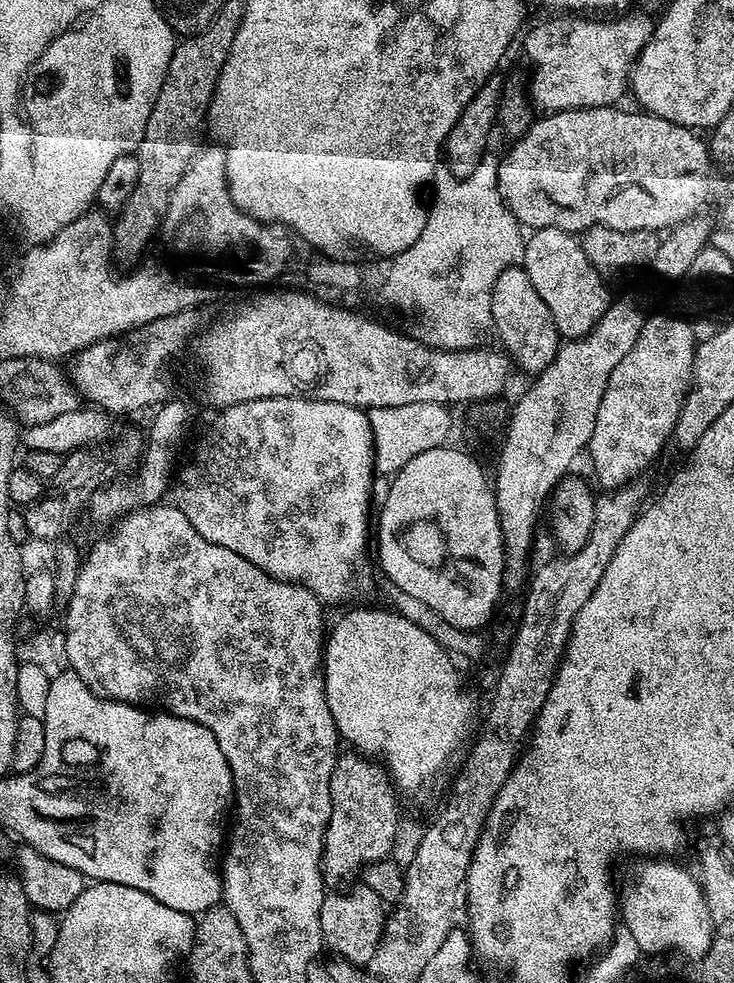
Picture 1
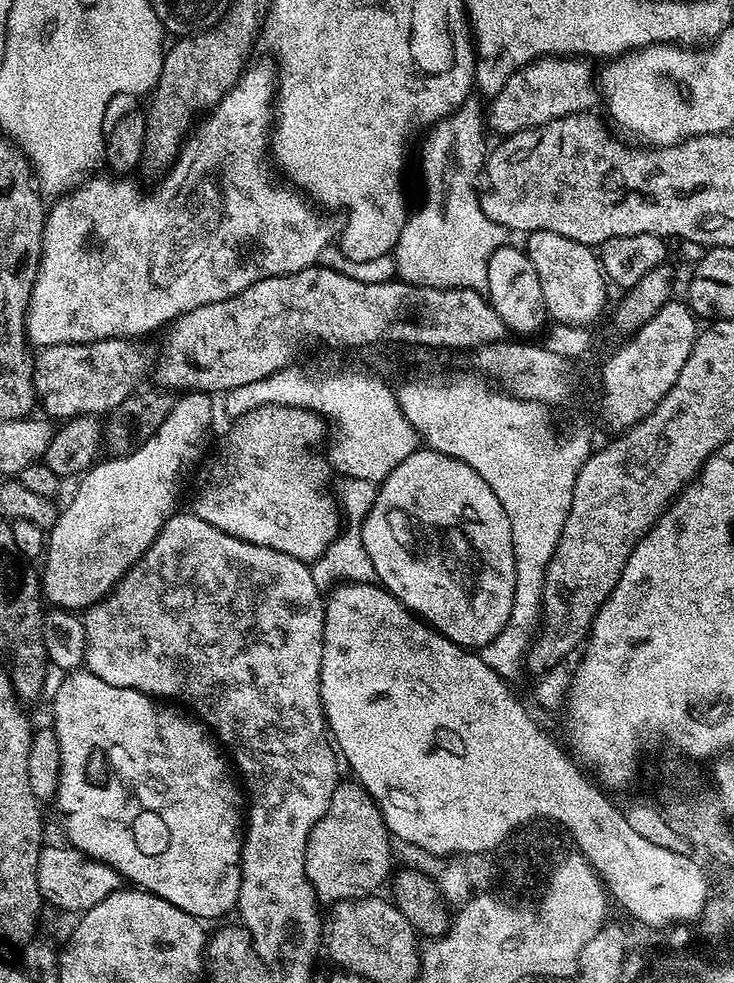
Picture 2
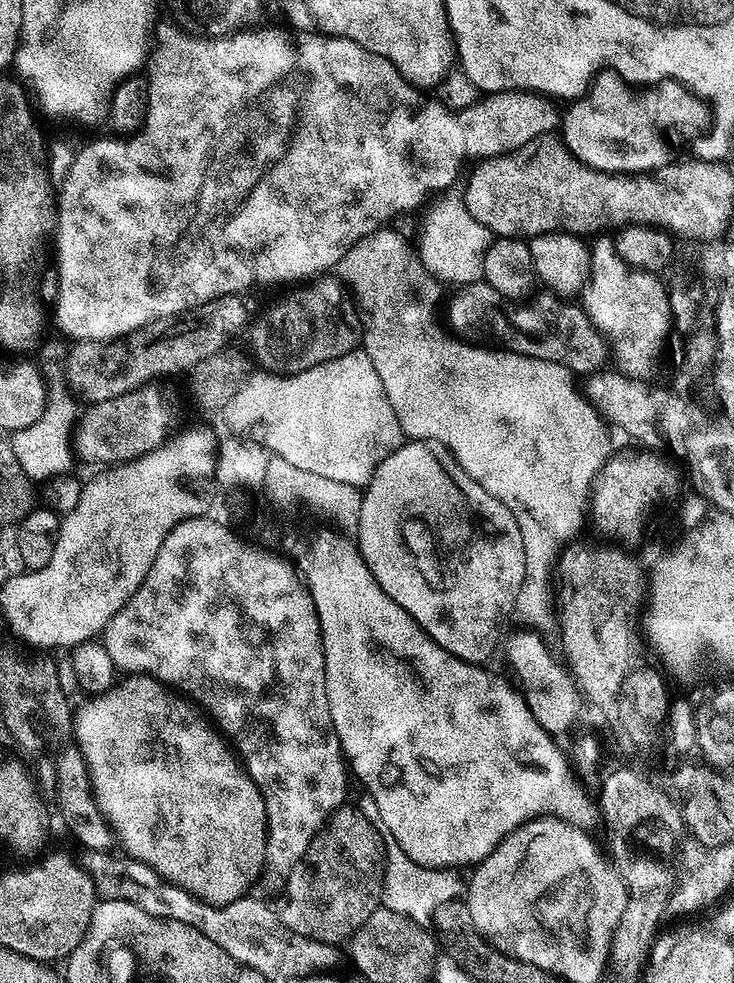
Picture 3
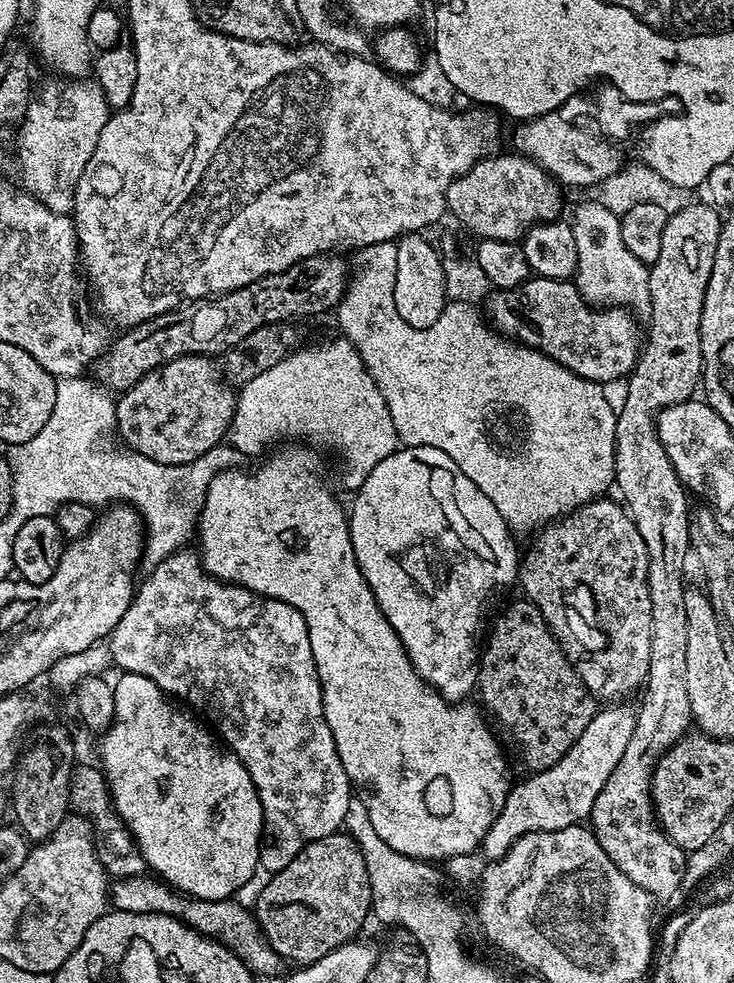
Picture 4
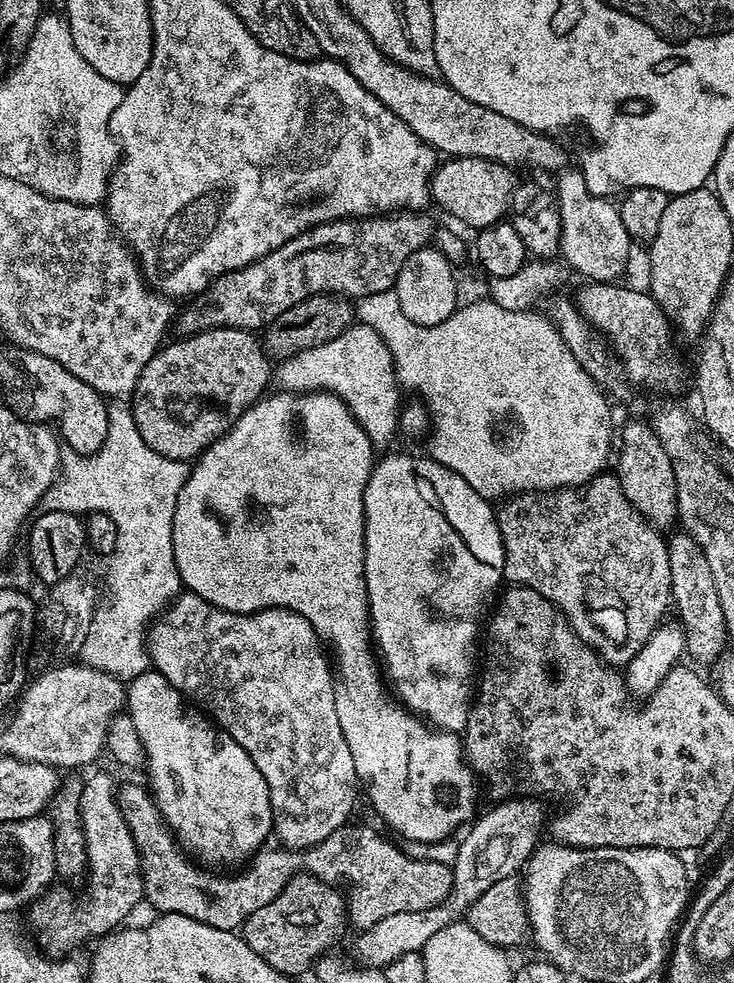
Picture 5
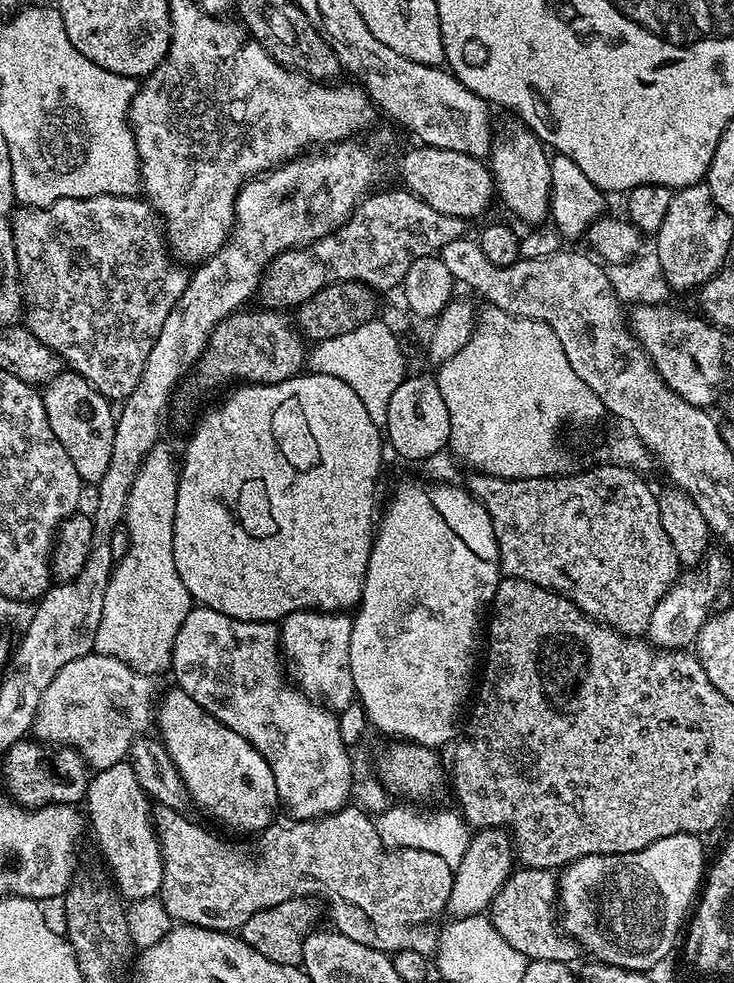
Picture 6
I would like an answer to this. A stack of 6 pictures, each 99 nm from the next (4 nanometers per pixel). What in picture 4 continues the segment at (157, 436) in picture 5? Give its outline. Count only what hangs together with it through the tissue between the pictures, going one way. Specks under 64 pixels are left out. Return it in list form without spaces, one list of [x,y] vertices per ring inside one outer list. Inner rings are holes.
[[[183,356],[159,364],[118,400],[119,439],[136,452],[163,464],[189,464],[229,435],[237,393],[211,356]]]

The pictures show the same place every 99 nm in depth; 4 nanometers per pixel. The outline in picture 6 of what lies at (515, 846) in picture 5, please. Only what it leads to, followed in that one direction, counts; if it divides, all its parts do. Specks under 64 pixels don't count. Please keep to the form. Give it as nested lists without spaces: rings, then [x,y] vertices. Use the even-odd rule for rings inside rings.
[[[481,828],[469,839],[462,862],[455,865],[453,890],[448,899],[447,915],[452,918],[475,916],[491,905],[500,887],[514,871],[514,848],[504,844],[505,833],[498,828]]]

